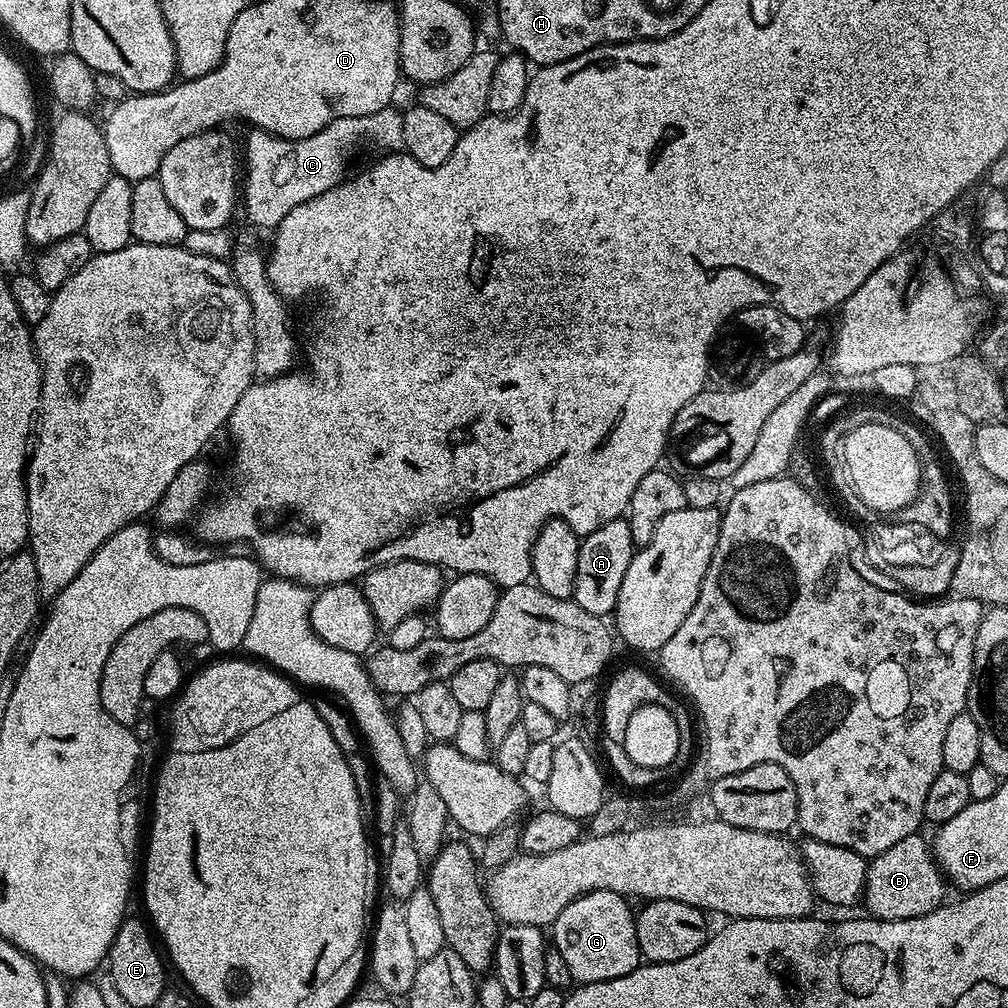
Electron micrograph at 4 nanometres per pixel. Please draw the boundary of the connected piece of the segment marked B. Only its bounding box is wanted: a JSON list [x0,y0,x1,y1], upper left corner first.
[862,834,950,920]

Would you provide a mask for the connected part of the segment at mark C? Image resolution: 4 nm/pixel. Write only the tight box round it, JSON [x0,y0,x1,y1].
[242,106,404,230]

